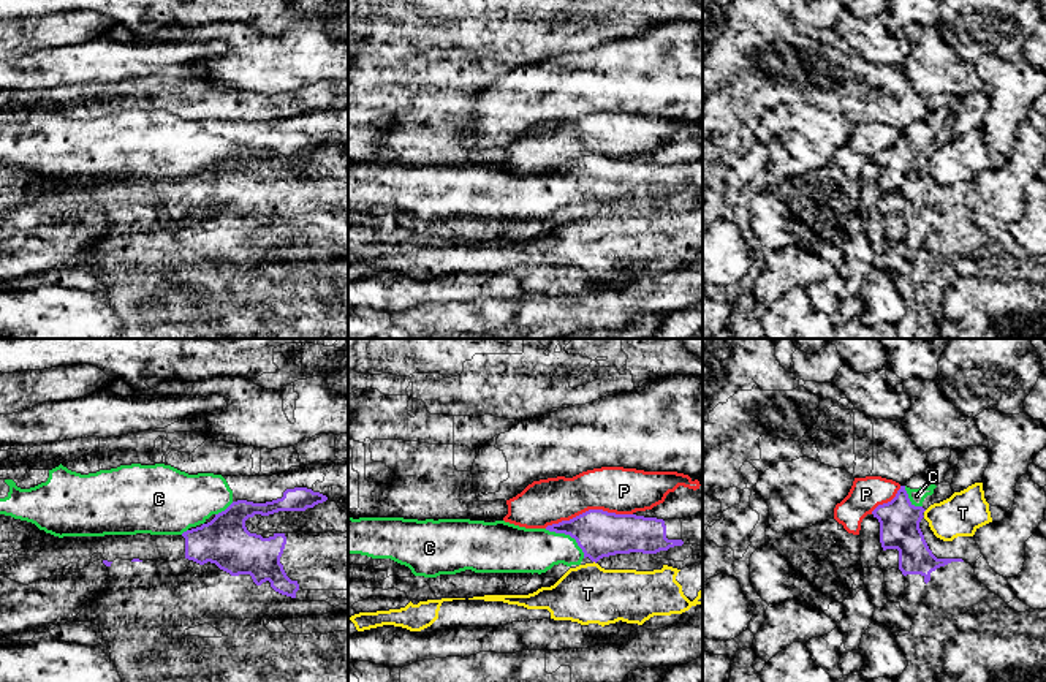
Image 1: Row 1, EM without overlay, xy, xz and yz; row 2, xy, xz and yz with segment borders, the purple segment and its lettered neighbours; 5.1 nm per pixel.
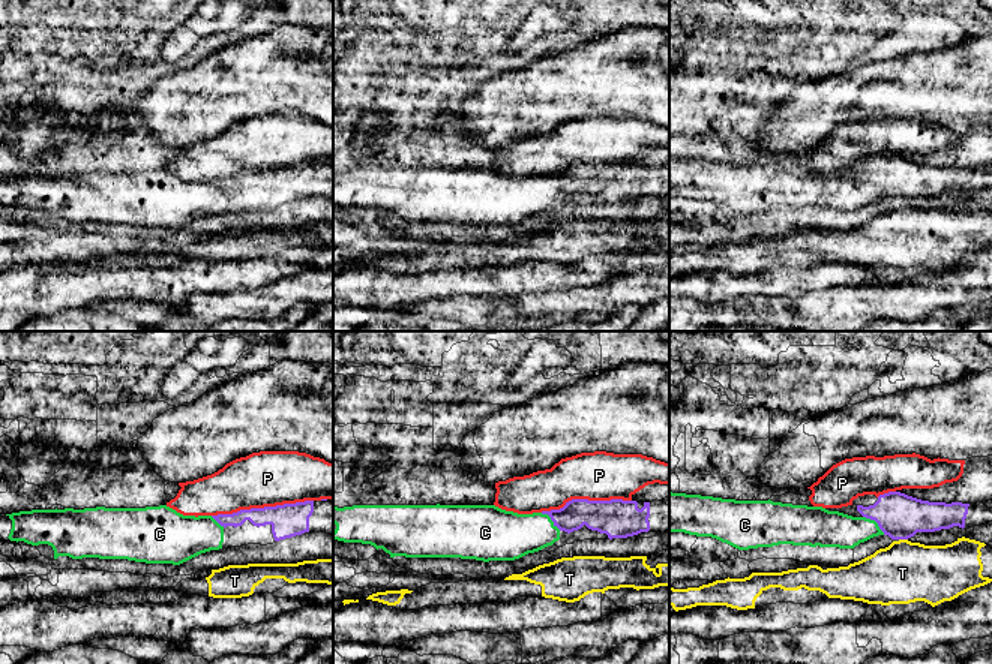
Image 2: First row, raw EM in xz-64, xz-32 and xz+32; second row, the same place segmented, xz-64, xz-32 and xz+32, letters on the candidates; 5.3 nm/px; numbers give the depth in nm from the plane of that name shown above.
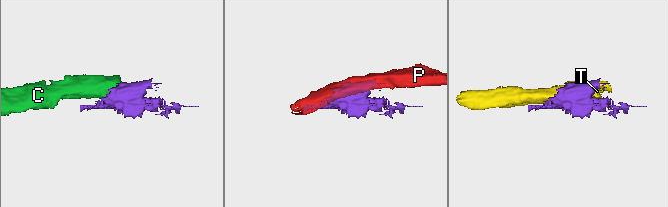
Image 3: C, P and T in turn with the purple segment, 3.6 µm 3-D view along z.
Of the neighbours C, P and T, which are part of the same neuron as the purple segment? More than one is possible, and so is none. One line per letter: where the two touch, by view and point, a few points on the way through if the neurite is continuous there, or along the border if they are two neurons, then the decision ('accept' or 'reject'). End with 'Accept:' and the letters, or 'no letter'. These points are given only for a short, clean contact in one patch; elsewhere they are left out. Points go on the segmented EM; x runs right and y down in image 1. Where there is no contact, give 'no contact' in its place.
C: contact xz (568, 534); way xz (598, 534), (568, 534), (551, 546), (522, 549); accept
P: contact xz (589, 510); reject
T: no contact; reject
Accept: C

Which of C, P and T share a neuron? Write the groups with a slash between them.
C / P / T

